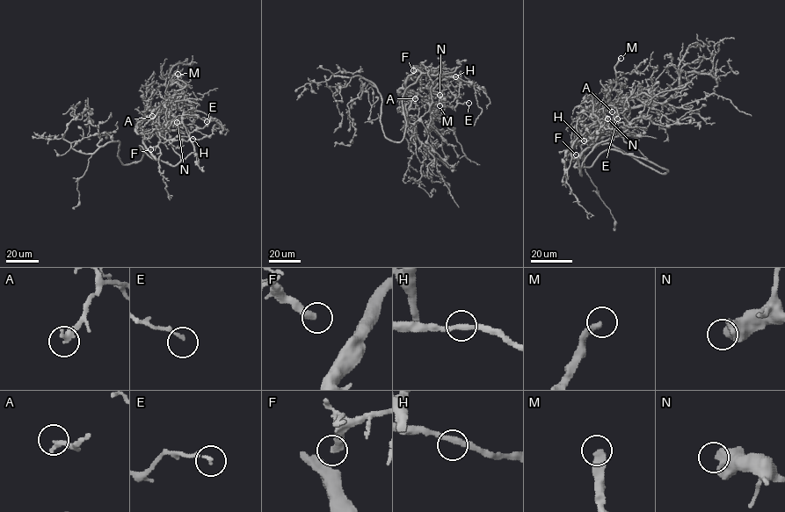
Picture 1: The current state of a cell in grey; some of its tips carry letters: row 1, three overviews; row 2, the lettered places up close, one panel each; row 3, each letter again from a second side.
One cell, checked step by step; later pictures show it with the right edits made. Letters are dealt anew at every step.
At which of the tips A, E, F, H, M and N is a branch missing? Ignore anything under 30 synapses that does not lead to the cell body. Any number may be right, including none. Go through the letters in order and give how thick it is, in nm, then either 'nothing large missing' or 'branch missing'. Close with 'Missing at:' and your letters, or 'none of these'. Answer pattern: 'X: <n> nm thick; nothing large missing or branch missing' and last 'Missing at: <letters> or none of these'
A: 320 nm thick; nothing large missing
E: 140 nm thick; nothing large missing
F: 360 nm thick; nothing large missing
H: 260 nm thick; nothing large missing
M: 360 nm thick; branch missing
N: 650 nm thick; nothing large missing
Missing at: M

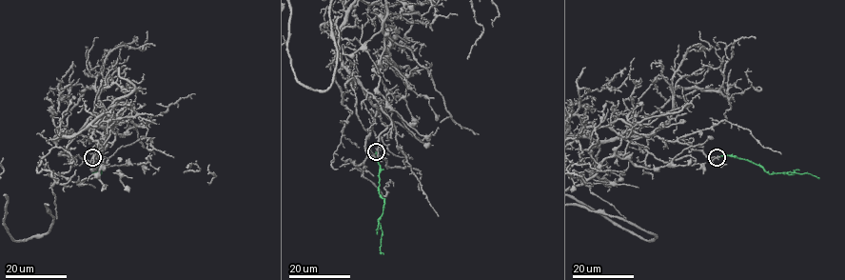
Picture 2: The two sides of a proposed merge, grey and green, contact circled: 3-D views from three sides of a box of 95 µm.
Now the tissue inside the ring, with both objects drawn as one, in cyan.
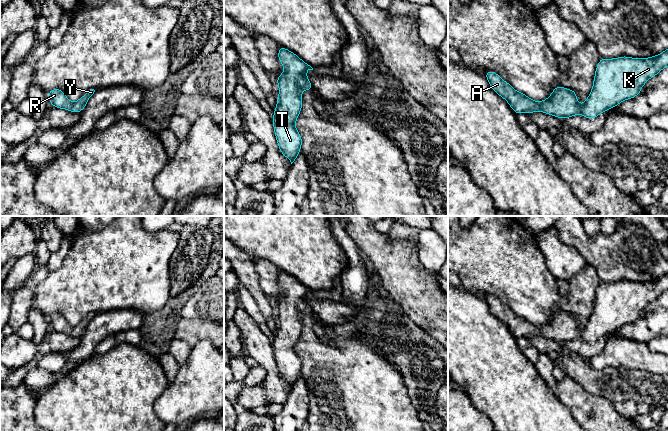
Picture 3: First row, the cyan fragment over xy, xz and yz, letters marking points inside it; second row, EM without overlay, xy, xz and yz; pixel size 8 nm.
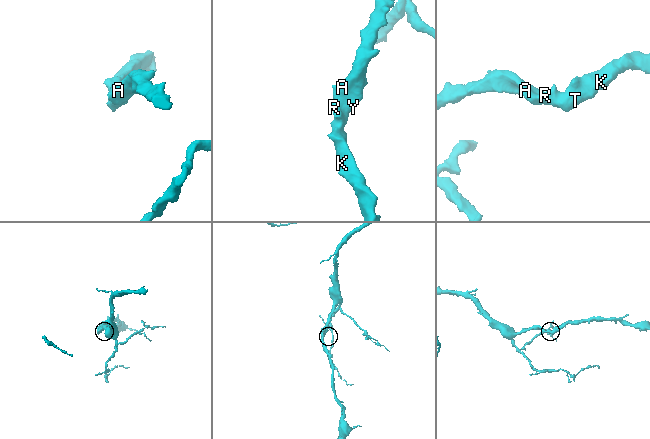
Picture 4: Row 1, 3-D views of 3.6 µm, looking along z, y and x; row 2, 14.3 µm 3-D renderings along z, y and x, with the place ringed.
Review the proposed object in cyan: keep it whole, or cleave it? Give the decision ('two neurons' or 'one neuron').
one neuron

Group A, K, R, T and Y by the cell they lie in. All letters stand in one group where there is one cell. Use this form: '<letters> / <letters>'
A K R T Y

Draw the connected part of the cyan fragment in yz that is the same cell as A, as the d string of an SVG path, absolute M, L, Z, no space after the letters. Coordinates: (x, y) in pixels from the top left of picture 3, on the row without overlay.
M668 273L643 283L627 280L614 283L601 281L596 291L592 314L583 329L578 328L575 315L562 310L556 310L545 325L535 326L527 319L517 316L496 296L486 295L484 299L493 315L509 327L515 338L541 335L563 343L577 338L594 343L622 325L635 322L641 317L642 310L666 290Z

